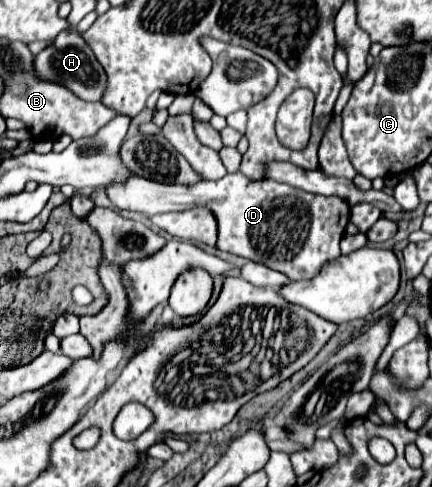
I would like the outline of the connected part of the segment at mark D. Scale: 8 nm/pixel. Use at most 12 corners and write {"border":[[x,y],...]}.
{"border":[[241,172],[193,186],[129,178],[145,216],[207,206],[217,248],[289,280],[341,256],[351,206]]}

